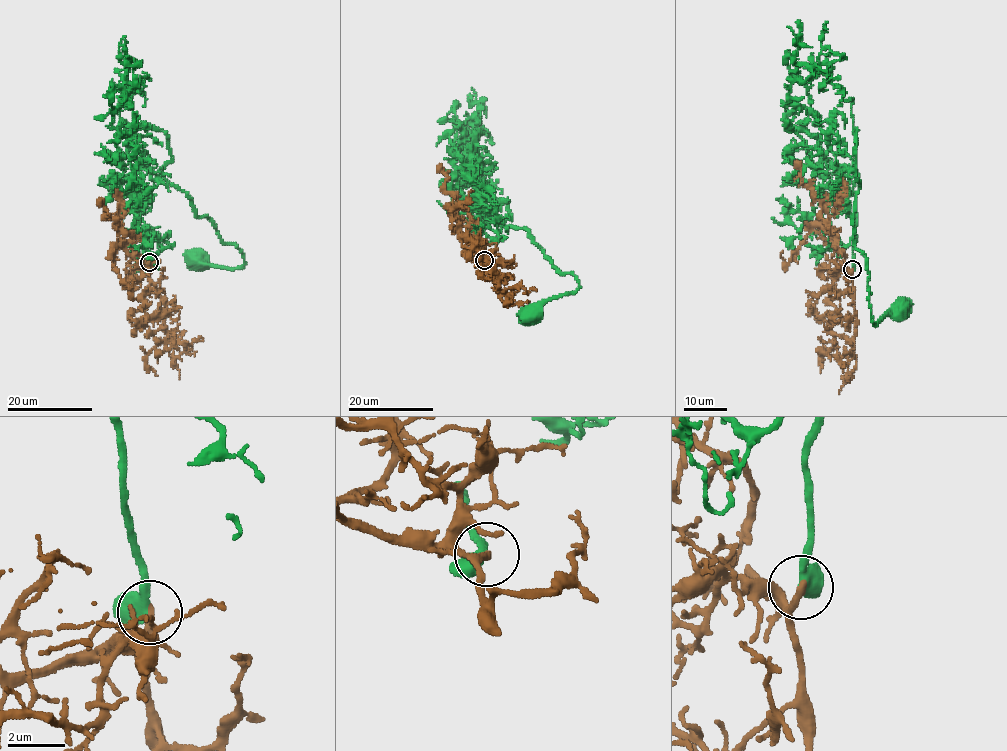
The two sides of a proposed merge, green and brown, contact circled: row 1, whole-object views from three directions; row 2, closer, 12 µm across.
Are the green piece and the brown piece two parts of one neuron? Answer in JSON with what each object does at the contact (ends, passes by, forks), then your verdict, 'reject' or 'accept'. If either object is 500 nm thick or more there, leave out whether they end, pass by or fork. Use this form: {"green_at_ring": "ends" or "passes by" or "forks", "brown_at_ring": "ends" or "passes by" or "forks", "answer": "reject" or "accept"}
{"green_at_ring": "passes by", "brown_at_ring": "ends", "answer": "accept"}

